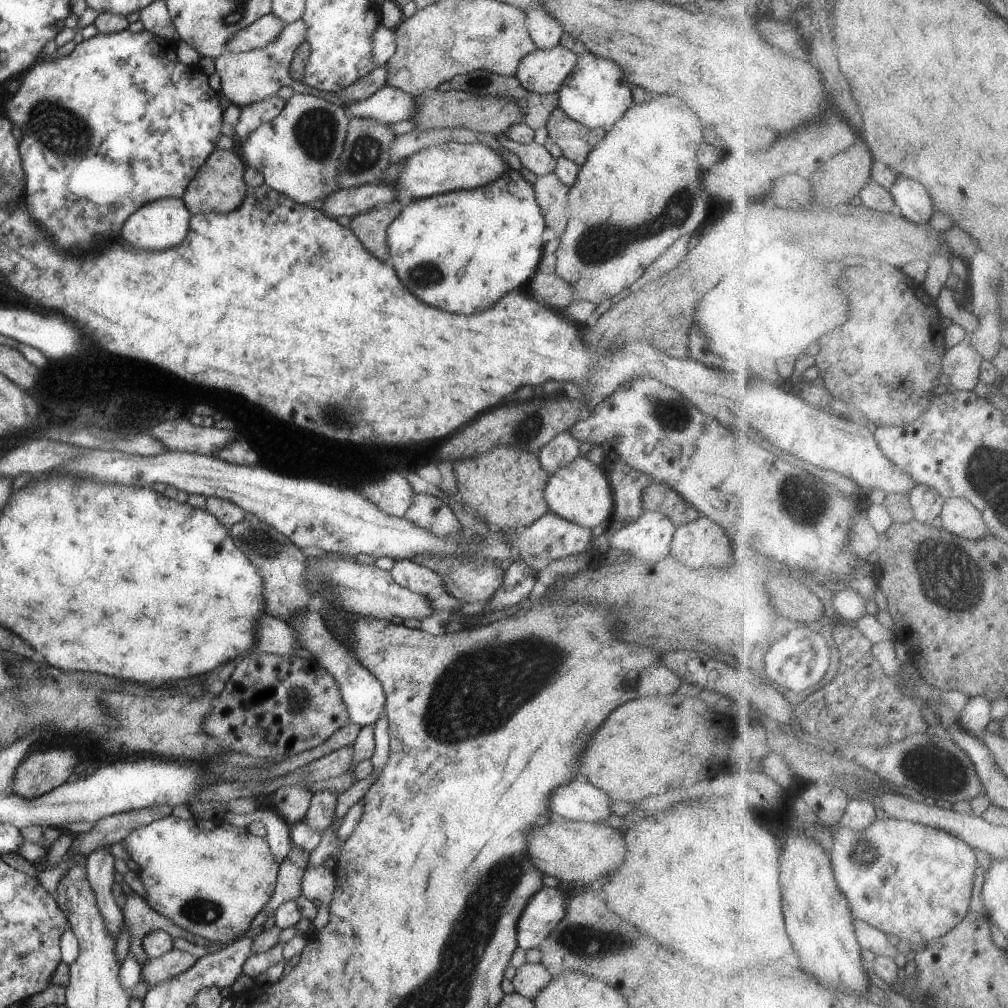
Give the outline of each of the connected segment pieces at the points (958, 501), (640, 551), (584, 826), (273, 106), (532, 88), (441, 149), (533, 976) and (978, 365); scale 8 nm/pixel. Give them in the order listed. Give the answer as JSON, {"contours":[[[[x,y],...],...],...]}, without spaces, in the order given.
{"contours":[[[[964,497],[947,499],[942,517],[946,529],[970,540],[980,540],[994,534],[990,532],[991,526],[980,507]]],[[[646,511],[620,532],[610,535],[608,545],[630,552],[632,560],[660,561],[670,553],[675,529],[667,516]]],[[[557,814],[528,836],[528,854],[532,863],[543,875],[554,876],[562,882],[577,882],[588,887],[596,885],[601,876],[608,876],[618,867],[622,868],[626,854],[625,842],[614,827],[603,823],[587,823],[566,820]]],[[[274,95],[260,102],[241,107],[240,122],[234,128],[234,135],[238,136],[238,140],[245,140],[260,124],[274,120],[282,112],[284,105],[285,100]]],[[[562,45],[537,48],[519,62],[515,77],[529,93],[554,94],[570,76],[579,57]]],[[[451,141],[447,144],[430,146],[407,158],[406,165],[399,174],[399,179],[394,182],[399,194],[408,194],[412,200],[423,199],[431,196],[441,195],[452,191],[467,191],[473,188],[490,184],[498,180],[510,167],[502,154],[498,154],[488,144],[476,143],[455,143]]],[[[524,963],[515,972],[512,984],[516,993],[533,999],[548,983],[553,976],[542,963]]],[[[969,340],[952,347],[945,358],[945,374],[960,391],[973,391],[980,384],[982,364],[987,358]]]]}

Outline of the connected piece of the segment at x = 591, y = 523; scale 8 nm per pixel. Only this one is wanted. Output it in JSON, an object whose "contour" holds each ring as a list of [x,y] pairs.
{"contour":[[[576,457],[570,464],[560,467],[549,477],[544,487],[544,498],[554,514],[592,529],[604,520],[611,521],[614,514],[614,499],[603,466],[597,466],[587,457]]]}

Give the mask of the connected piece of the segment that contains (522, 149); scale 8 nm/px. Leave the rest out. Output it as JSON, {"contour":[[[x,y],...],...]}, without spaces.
{"contour":[[[506,134],[496,137],[501,146],[514,152],[520,158],[521,166],[534,172],[537,177],[546,176],[554,173],[557,165],[557,158],[554,158],[548,152],[548,149],[538,143],[530,143],[523,145],[516,141],[511,141]]]}

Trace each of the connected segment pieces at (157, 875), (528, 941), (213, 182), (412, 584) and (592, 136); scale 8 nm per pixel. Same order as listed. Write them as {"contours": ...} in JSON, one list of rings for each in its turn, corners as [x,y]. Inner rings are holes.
{"contours":[[[[165,816],[132,831],[123,844],[138,864],[138,874],[148,895],[146,902],[151,908],[192,934],[210,940],[216,945],[213,947],[216,952],[248,932],[252,920],[270,902],[275,891],[279,862],[267,838],[255,836],[247,828],[230,825],[222,817],[207,820],[193,816],[184,820]]],[[[544,885],[530,900],[518,919],[517,943],[521,949],[540,948],[564,918],[567,892]]],[[[216,149],[190,180],[182,195],[182,202],[192,215],[236,210],[242,204],[248,187],[243,177],[246,166],[233,149]]],[[[402,559],[392,568],[390,574],[402,588],[406,587],[427,598],[432,595],[438,596],[445,590],[442,576],[425,563]]],[[[556,107],[545,126],[548,130],[548,141],[562,149],[562,154],[581,167],[591,150],[606,136],[605,130],[585,127],[571,119],[560,108]]]]}

